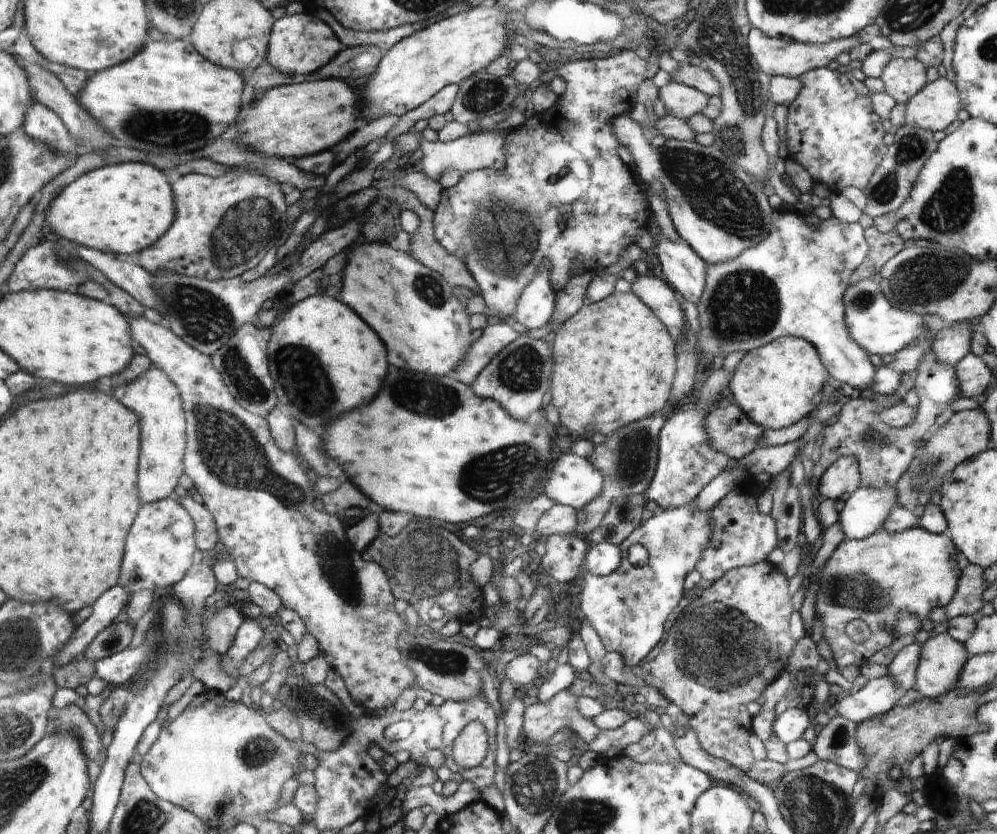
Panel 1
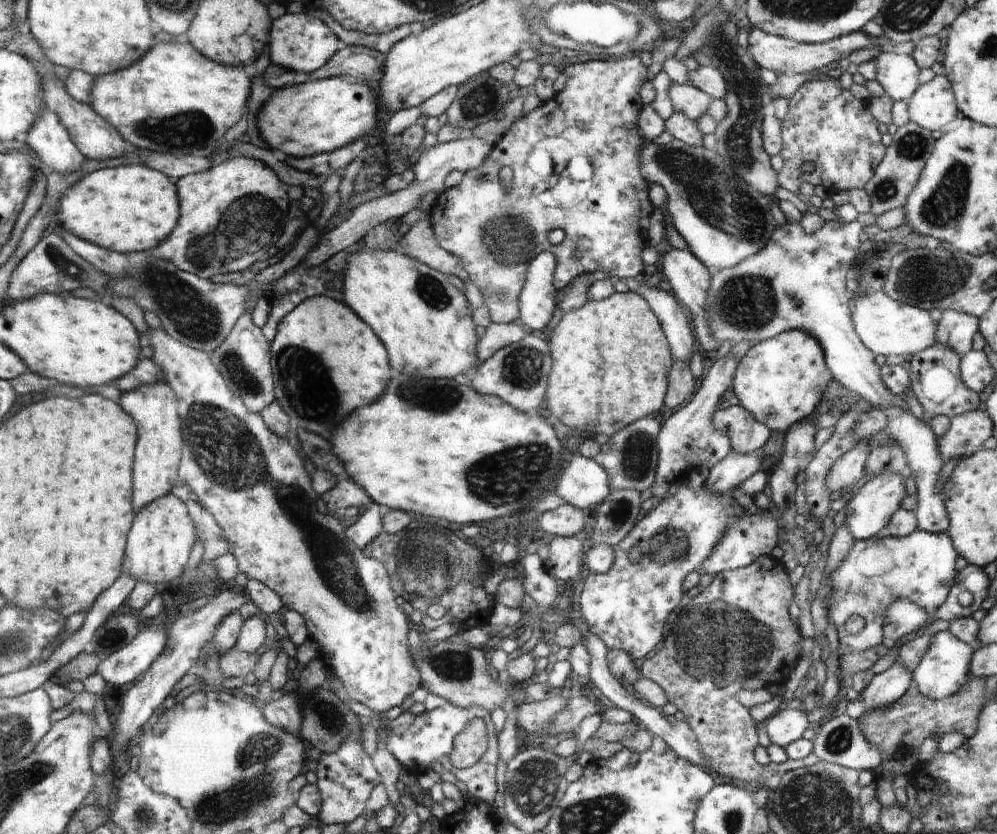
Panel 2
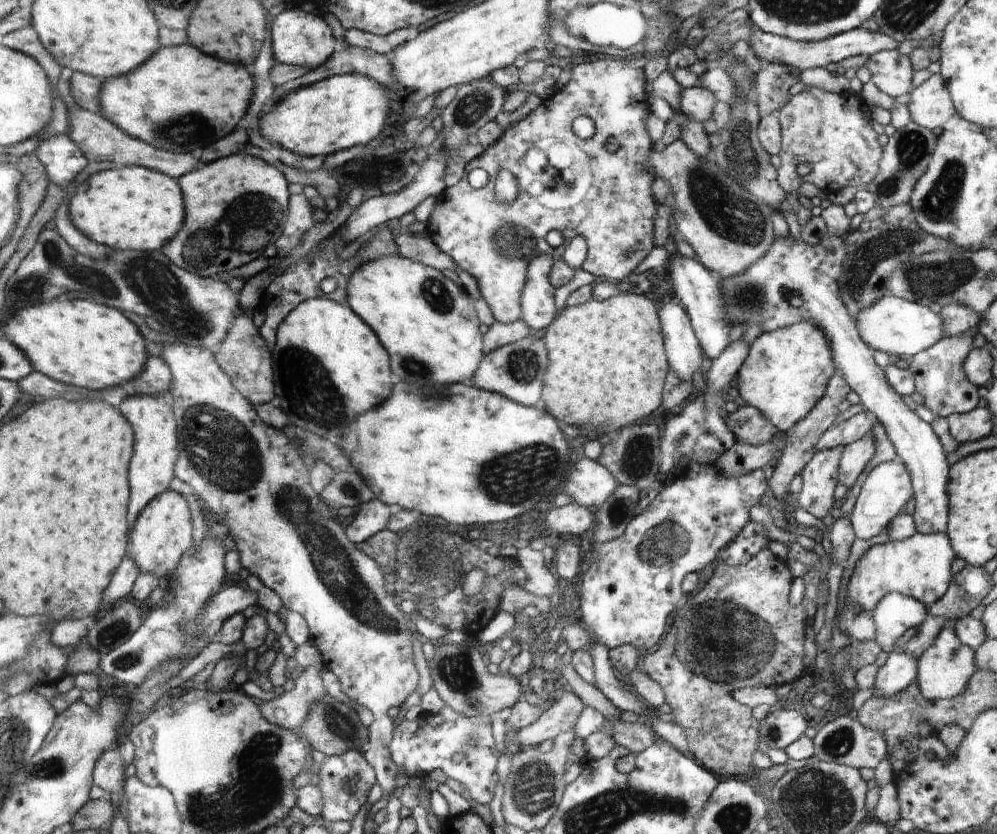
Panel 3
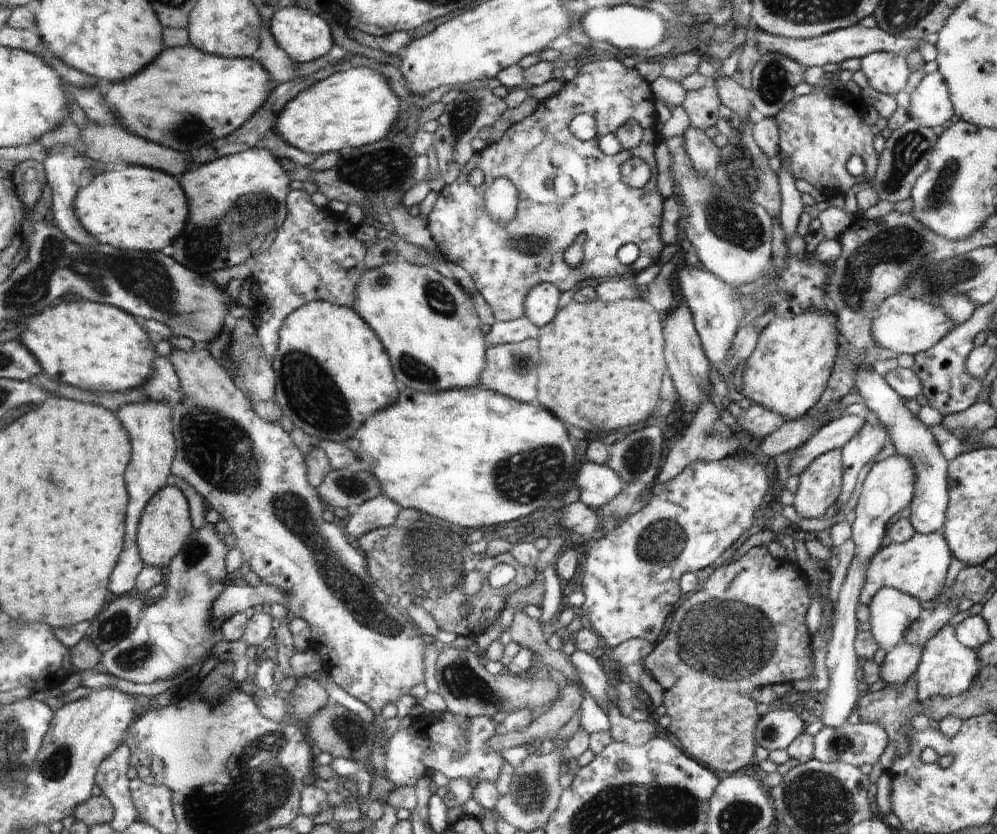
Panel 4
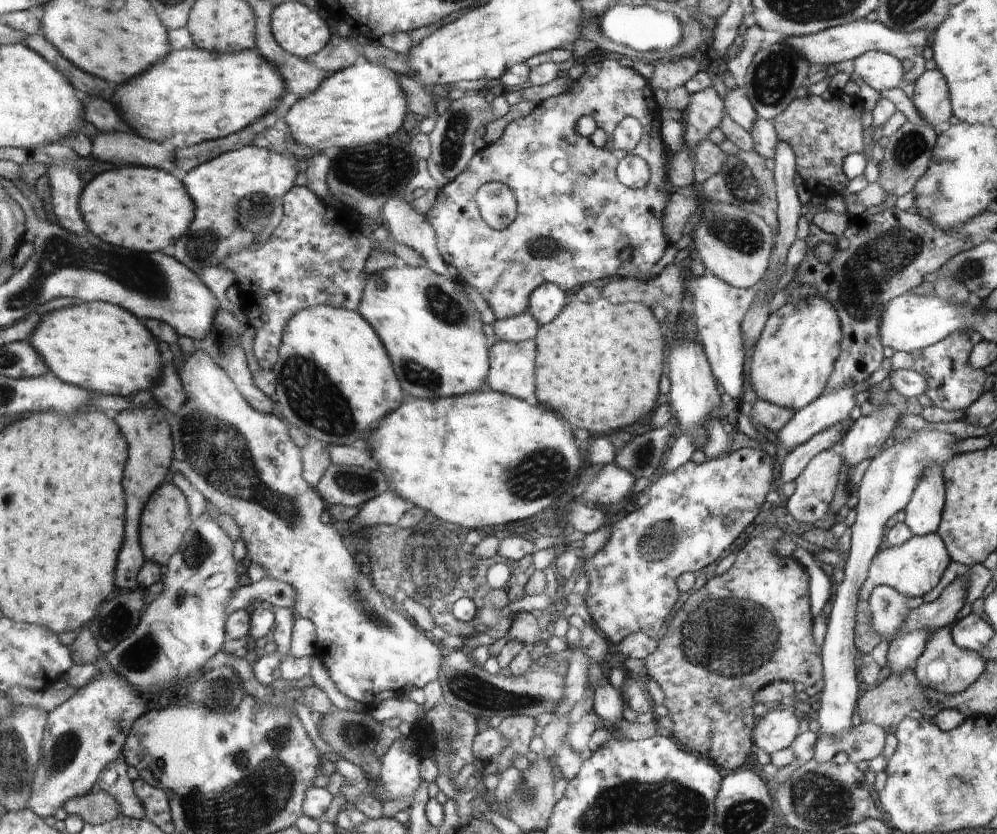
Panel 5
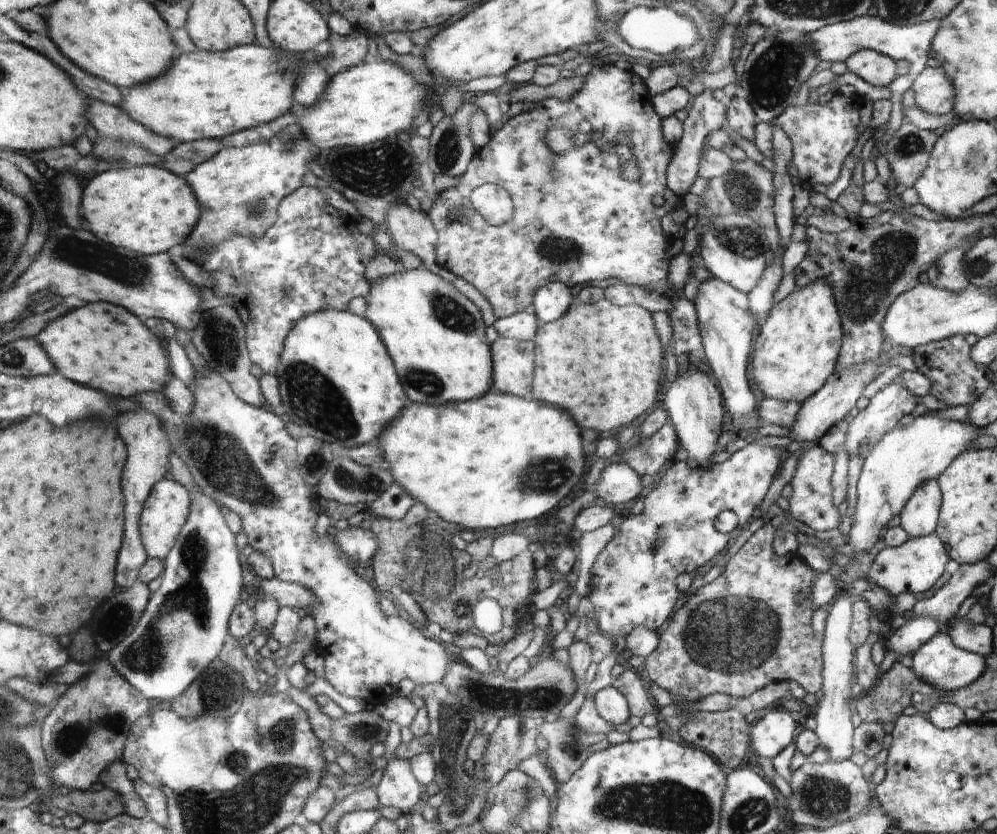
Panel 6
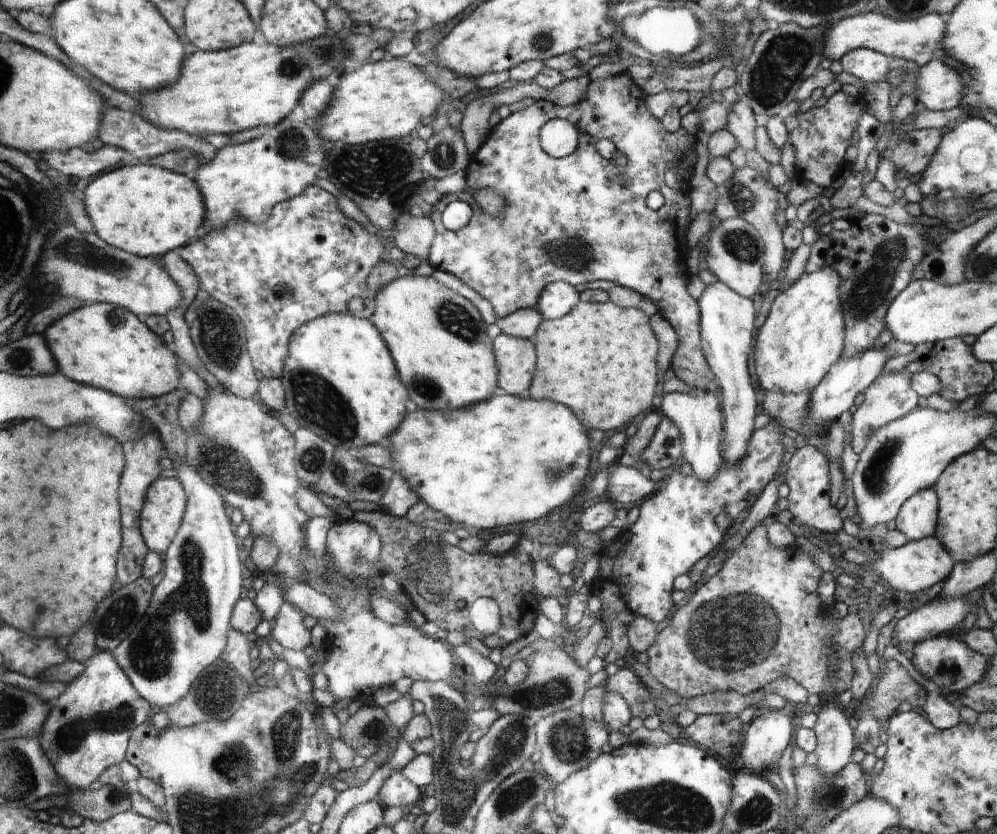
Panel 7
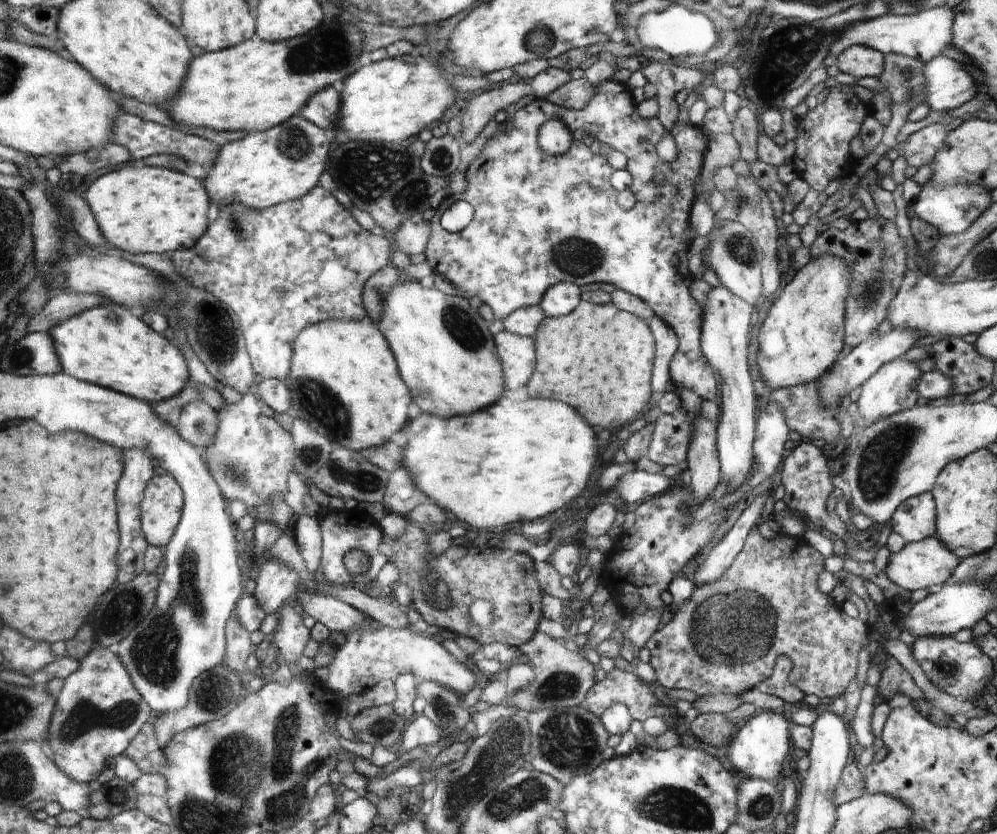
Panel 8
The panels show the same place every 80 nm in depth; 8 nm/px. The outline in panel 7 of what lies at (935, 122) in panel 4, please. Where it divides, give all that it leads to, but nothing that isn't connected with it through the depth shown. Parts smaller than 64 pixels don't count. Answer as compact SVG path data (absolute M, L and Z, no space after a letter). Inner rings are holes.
M940 60L920 67L916 80L917 102L930 111L950 110L962 104L962 74Z

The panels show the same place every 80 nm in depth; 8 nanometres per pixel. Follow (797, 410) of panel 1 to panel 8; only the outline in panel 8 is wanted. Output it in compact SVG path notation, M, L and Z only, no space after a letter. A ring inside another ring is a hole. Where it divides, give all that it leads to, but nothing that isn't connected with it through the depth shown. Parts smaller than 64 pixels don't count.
M826 255L811 260L796 274L774 299L767 317L759 328L759 352L754 361L761 374L761 386L787 390L818 381L839 359L845 345L845 300L849 293L849 270L841 258Z

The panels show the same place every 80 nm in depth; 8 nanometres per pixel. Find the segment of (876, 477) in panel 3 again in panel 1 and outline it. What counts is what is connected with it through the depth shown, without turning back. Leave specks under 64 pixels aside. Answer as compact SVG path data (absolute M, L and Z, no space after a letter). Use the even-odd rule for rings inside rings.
M860 485L851 495L845 498L845 505L839 512L840 526L846 539L865 539L883 528L895 502L895 486L892 489L875 489Z

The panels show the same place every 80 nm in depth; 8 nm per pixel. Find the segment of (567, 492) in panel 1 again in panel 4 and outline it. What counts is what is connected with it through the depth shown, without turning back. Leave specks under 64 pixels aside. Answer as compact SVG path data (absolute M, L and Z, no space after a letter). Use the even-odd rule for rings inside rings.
M585 461L579 465L577 486L579 500L586 506L600 510L621 493L626 484L623 478L608 465Z

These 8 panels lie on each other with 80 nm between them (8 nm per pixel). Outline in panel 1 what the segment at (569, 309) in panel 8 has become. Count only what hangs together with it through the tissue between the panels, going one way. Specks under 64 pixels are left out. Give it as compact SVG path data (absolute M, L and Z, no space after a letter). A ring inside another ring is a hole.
M545 259L538 266L539 273L518 297L513 312L514 322L521 330L542 328L554 312L556 294L550 282L551 263Z

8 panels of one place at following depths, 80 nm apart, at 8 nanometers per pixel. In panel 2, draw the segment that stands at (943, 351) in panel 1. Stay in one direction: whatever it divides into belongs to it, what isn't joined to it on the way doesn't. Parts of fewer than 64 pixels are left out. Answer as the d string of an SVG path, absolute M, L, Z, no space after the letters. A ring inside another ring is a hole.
M943 309L942 319L935 332L934 344L952 349L961 358L973 349L973 338L978 331L979 318Z

